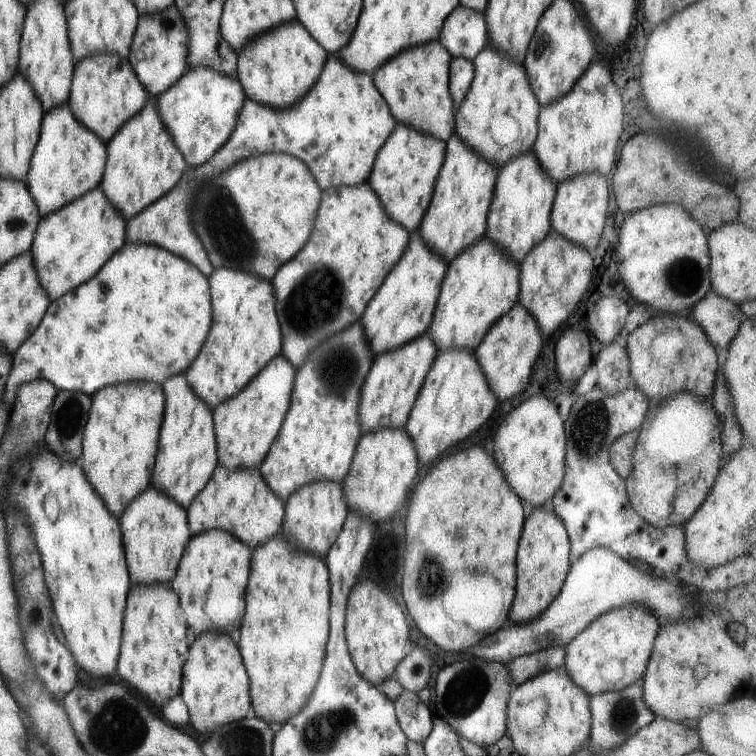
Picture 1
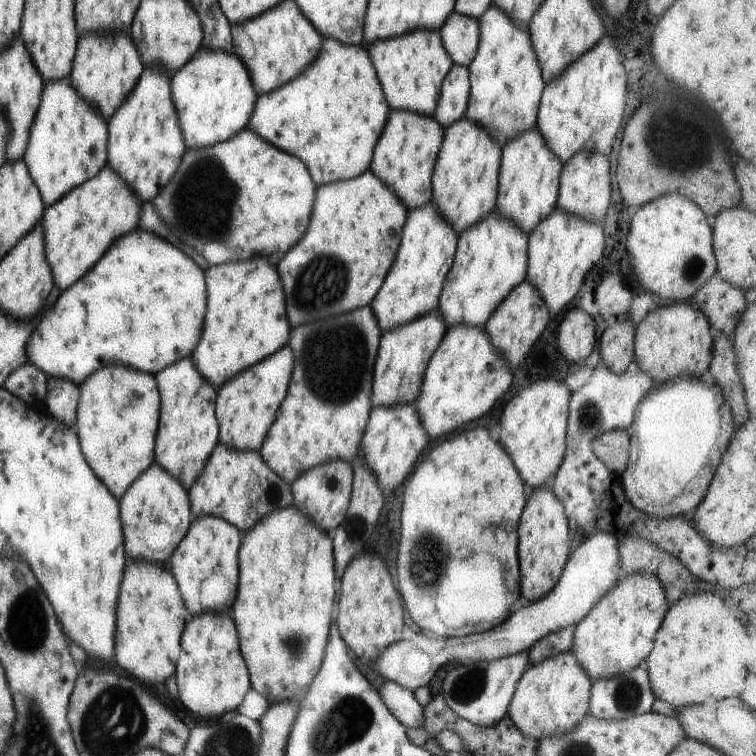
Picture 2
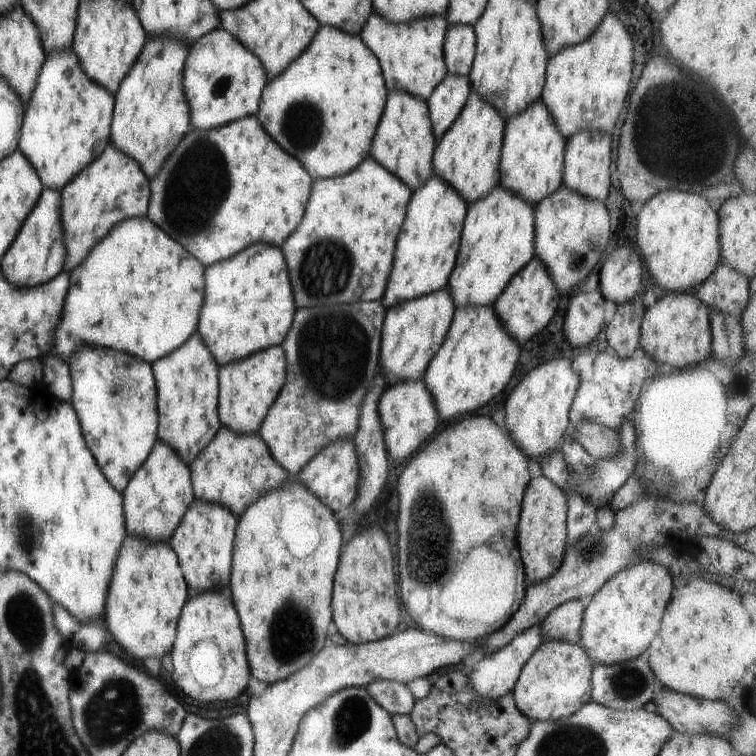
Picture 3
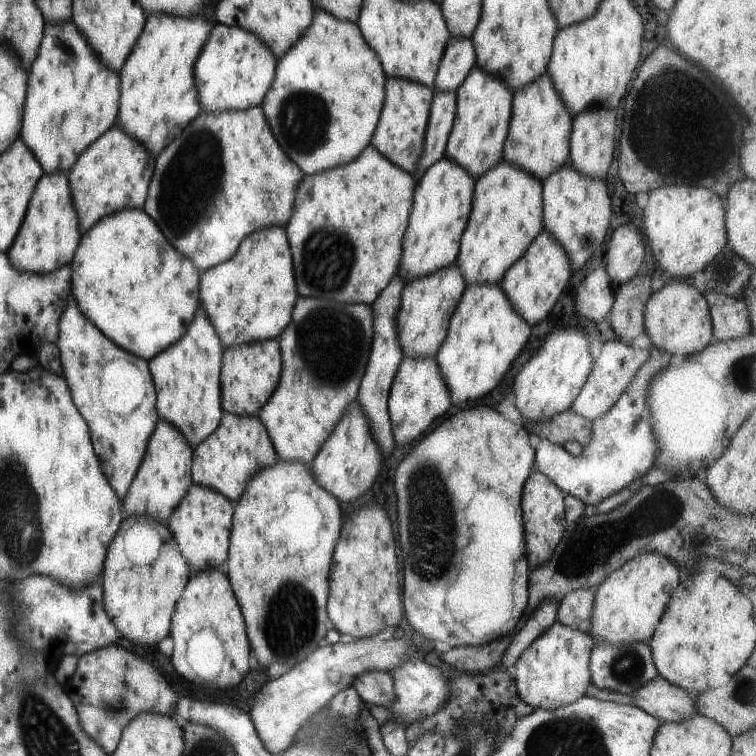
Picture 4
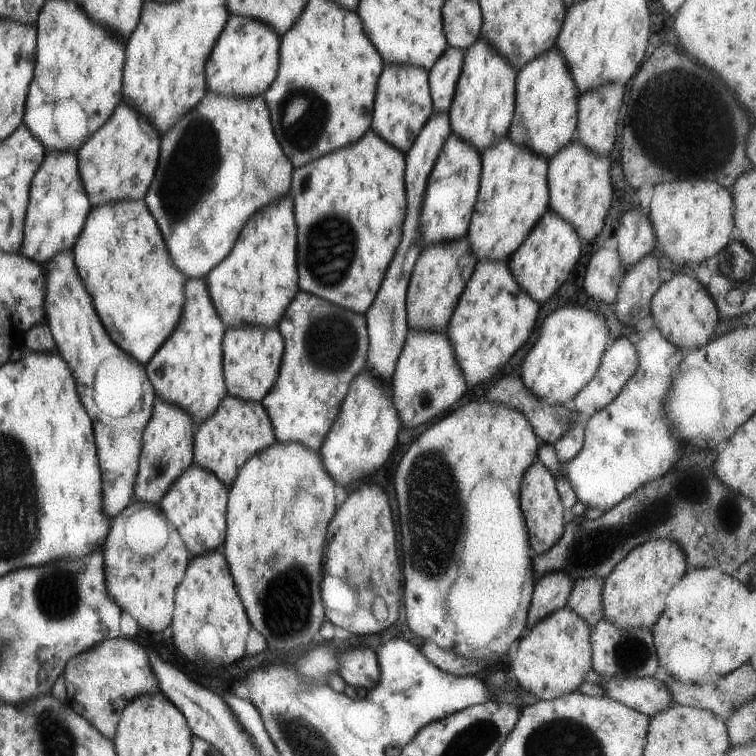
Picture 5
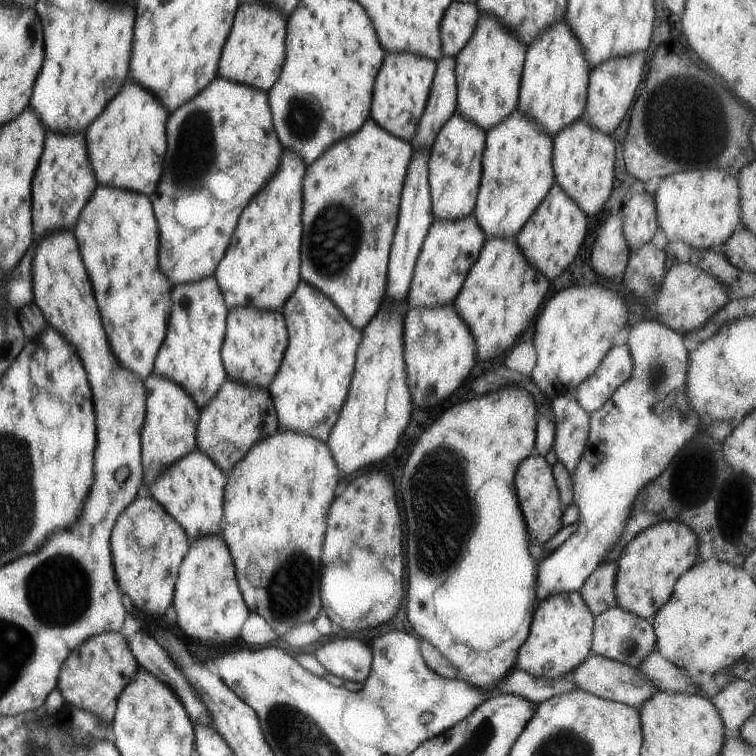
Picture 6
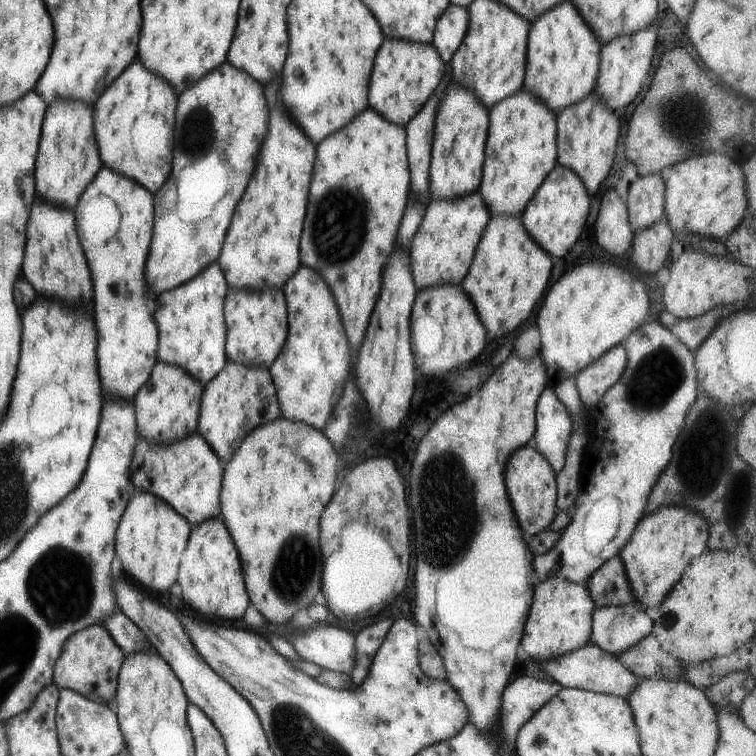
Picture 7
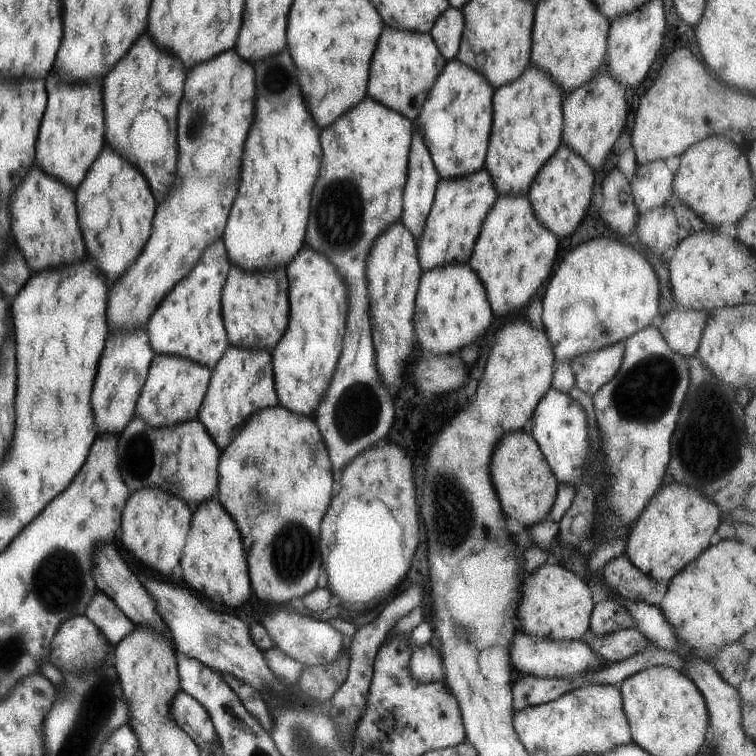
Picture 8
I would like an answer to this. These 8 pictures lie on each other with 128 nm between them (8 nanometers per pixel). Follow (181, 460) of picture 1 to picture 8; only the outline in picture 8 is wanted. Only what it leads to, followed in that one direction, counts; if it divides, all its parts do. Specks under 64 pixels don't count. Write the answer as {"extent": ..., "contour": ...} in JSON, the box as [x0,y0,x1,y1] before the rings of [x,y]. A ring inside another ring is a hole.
{"extent":[146,242,229,370],"contour":[[[213,242],[196,264],[149,315],[146,330],[155,355],[183,357],[212,370],[229,345],[219,310],[221,289],[229,272],[223,242]]]}

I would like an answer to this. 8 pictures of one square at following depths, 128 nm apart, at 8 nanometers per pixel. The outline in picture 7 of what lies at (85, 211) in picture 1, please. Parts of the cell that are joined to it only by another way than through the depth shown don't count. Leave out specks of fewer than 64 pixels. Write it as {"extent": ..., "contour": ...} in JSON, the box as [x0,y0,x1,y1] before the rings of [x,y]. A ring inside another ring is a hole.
{"extent":[93,58,173,194],"contour":[[[135,58],[93,106],[93,130],[103,166],[131,176],[153,194],[166,181],[172,163],[173,110],[171,86],[153,78]]]}

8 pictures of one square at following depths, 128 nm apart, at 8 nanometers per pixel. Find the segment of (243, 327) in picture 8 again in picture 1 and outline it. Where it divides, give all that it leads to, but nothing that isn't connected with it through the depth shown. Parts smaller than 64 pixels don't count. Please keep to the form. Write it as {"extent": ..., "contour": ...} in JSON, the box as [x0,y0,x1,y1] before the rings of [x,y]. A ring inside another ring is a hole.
{"extent":[212,354,295,471],"contour":[[[280,354],[272,358],[259,374],[228,401],[212,410],[216,457],[219,465],[234,471],[239,467],[255,469],[268,453],[287,412],[295,372]]]}

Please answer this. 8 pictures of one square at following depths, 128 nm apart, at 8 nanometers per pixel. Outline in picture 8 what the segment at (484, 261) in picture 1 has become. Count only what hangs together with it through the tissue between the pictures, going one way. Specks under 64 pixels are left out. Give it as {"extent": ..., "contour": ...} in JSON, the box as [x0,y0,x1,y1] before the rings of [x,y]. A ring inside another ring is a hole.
{"extent":[484,64,563,196],"contour":[[[530,64],[515,80],[493,91],[491,130],[484,169],[499,196],[525,195],[537,171],[561,144],[563,96],[548,75]]]}

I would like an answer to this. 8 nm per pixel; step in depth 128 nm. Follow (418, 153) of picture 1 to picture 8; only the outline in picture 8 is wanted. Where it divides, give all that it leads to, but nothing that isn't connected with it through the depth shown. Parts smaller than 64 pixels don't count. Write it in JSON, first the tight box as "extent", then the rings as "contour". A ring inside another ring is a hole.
{"extent":[367,26,446,121],"contour":[[[384,26],[369,64],[367,96],[414,121],[426,94],[429,94],[445,63],[446,60],[437,50],[429,33],[391,29]]]}

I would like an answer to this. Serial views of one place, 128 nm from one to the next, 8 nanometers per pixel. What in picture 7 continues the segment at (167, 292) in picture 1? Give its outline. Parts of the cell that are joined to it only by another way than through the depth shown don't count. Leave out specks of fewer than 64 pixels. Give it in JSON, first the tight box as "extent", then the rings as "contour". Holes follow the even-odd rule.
{"extent":[73,168,157,401],"contour":[[[101,168],[95,176],[95,184],[91,182],[83,190],[73,212],[79,244],[83,246],[93,280],[93,318],[97,328],[101,392],[129,401],[149,378],[157,362],[157,326],[153,320],[155,300],[147,294],[143,284],[143,264],[154,225],[153,197],[143,186],[129,182],[129,177],[121,178],[119,174]]]}

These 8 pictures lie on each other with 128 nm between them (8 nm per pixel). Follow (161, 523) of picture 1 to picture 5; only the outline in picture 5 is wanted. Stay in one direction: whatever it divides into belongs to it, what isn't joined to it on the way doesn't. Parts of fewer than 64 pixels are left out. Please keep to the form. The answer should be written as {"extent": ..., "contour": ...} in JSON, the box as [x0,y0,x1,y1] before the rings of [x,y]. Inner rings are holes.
{"extent":[133,397,193,506],"contour":[[[159,397],[154,398],[149,422],[142,432],[142,447],[133,483],[133,501],[159,506],[169,486],[192,464],[193,433],[193,423],[184,410],[163,402]]]}

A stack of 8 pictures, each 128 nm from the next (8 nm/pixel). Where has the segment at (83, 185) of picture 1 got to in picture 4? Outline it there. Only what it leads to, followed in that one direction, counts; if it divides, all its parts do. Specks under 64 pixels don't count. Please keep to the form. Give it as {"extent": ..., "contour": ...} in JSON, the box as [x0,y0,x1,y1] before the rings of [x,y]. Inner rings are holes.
{"extent":[19,20,119,174],"contour":[[[71,20],[56,25],[45,25],[43,36],[37,51],[37,56],[33,59],[31,66],[28,68],[28,77],[26,84],[26,93],[23,105],[23,114],[21,115],[21,128],[19,136],[26,144],[31,153],[37,159],[42,171],[47,174],[67,172],[71,168],[77,157],[89,146],[96,138],[99,138],[105,130],[109,130],[116,122],[116,114],[118,109],[118,94],[119,94],[119,73],[114,73],[113,70],[102,65],[97,58],[97,55],[89,48],[87,41],[79,34],[76,26]]]}

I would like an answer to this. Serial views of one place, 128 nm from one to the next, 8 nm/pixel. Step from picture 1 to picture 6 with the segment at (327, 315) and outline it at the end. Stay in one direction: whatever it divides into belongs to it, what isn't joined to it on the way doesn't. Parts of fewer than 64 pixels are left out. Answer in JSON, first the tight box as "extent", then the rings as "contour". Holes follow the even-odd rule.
{"extent":[299,120,412,330],"contour":[[[367,120],[361,130],[357,130],[349,138],[343,138],[341,142],[335,142],[329,150],[325,150],[325,154],[309,164],[309,170],[305,170],[301,180],[303,238],[299,278],[329,296],[329,300],[341,310],[349,324],[359,330],[373,318],[384,299],[387,252],[390,250],[393,230],[398,221],[399,192],[404,183],[412,149],[409,142],[393,138],[373,120]]]}

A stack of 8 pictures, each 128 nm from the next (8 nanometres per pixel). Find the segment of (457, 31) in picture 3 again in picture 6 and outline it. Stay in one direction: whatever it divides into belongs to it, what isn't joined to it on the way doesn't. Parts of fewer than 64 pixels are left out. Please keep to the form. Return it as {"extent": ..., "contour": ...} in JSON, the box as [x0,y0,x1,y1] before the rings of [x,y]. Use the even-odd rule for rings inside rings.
{"extent":[409,56,456,149],"contour":[[[441,56],[436,60],[435,74],[423,114],[409,144],[413,149],[431,146],[441,125],[456,111],[456,76],[454,57]]]}

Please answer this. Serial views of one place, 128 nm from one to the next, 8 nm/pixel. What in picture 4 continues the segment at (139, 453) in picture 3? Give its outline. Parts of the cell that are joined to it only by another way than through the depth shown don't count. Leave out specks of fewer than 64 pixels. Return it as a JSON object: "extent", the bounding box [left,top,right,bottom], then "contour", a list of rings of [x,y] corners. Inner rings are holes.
{"extent":[55,297,159,502],"contour":[[[72,297],[69,302],[66,302],[65,308],[62,310],[57,328],[58,337],[55,345],[60,352],[60,363],[61,368],[63,368],[63,376],[65,376],[65,384],[71,392],[71,398],[73,398],[77,412],[83,416],[83,420],[89,426],[91,444],[93,444],[93,450],[95,450],[95,454],[101,462],[101,470],[103,470],[109,486],[113,488],[113,492],[117,494],[116,497],[121,502],[129,483],[133,480],[137,467],[140,465],[140,460],[145,454],[147,441],[153,432],[154,423],[159,419],[155,406],[156,392],[153,390],[153,384],[151,384],[151,374],[147,370],[147,362],[143,362],[143,366],[141,366],[141,358],[135,358],[130,352],[115,346],[91,322],[85,322],[83,314],[77,310]],[[109,358],[135,366],[135,370],[139,372],[139,378],[135,378],[135,382],[143,382],[143,386],[145,386],[143,398],[125,416],[111,414],[103,406],[101,396],[99,396],[101,372],[103,372],[103,366],[109,364]]]}

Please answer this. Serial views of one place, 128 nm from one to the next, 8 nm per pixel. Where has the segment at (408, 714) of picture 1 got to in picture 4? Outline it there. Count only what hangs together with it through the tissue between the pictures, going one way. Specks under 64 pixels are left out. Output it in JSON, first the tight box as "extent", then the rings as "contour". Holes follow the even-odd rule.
{"extent":[351,671,394,707],"contour":[[[369,671],[356,677],[351,686],[364,702],[387,707],[394,698],[392,676],[382,671]]]}

